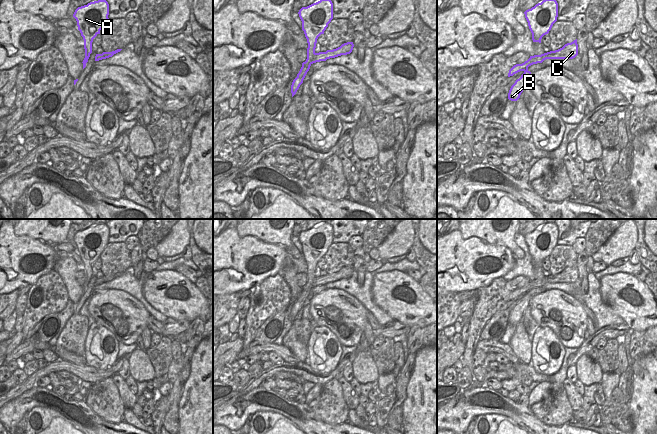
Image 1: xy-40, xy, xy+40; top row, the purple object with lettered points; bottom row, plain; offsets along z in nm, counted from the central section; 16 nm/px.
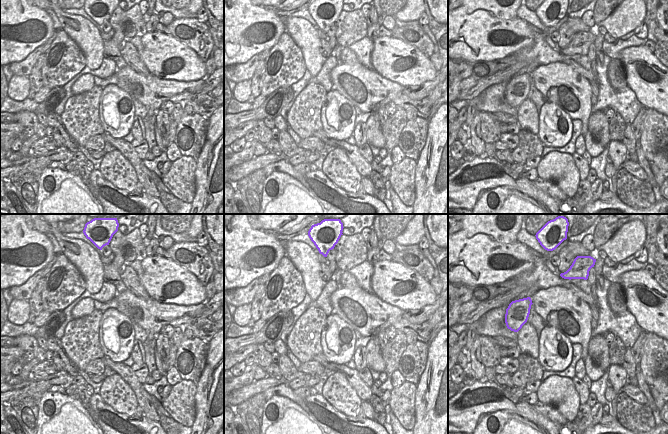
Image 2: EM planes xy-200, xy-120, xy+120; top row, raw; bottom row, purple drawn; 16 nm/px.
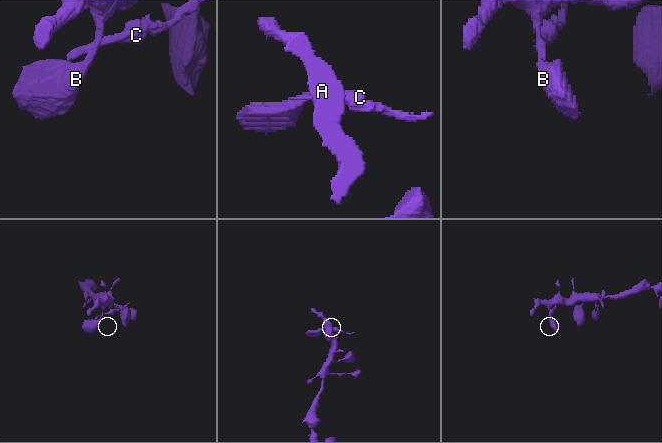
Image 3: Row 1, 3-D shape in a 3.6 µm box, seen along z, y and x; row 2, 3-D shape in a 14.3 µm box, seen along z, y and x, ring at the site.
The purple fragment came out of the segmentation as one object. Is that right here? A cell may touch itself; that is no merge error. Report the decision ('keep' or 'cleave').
cleave

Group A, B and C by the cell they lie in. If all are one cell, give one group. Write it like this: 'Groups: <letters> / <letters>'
Groups: A B / C.

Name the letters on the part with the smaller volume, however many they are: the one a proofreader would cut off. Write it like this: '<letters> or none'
C.

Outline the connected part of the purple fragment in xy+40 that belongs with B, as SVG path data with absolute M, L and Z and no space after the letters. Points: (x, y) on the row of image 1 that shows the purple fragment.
M528 68L524 71L519 79L515 81L515 83L511 86L508 99L511 101L517 101L520 98L523 89L525 88L526 84L529 82L531 76L531 72Z

